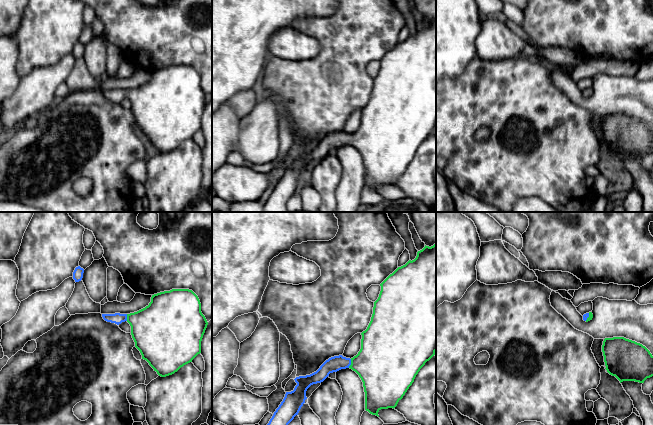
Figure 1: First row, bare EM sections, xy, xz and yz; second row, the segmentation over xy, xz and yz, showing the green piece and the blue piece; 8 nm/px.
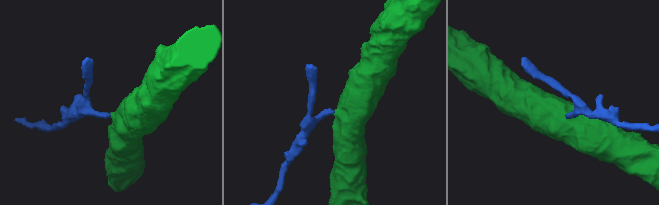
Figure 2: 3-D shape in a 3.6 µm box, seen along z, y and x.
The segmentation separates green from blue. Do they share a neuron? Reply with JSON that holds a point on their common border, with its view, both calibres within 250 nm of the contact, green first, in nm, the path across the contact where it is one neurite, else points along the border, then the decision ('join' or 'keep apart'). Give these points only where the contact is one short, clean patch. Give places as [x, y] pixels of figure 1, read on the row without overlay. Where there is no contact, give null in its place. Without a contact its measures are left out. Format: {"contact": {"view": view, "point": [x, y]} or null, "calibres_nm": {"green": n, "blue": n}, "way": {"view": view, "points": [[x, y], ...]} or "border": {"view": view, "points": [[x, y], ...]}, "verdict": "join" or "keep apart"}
{"contact": {"view": "xz", "point": [351, 139]}, "calibres_nm": {"green": 420, "blue": 120}, "way": {"view": "xz", "points": [[382, 139], [351, 139], [336, 139]]}, "verdict": "join"}

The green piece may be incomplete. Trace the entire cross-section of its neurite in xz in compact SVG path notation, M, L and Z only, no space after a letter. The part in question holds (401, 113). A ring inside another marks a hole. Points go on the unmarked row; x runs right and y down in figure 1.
M436 20L431 23L425 21L417 28L414 36L409 36L405 41L398 43L380 62L381 67L374 78L371 97L367 105L361 109L361 125L358 130L351 135L342 131L331 133L316 148L296 153L294 156L297 161L293 167L286 168L283 177L264 204L263 212L288 212L287 202L305 179L307 165L313 160L323 158L330 149L341 145L350 144L361 154L365 168L365 186L370 190L379 193L378 188L381 185L394 185L397 182L420 145L436 128Z

